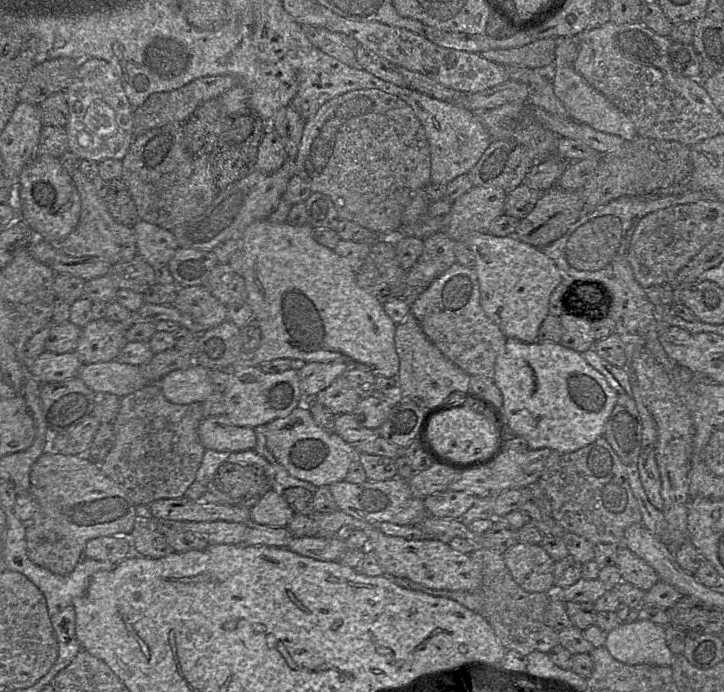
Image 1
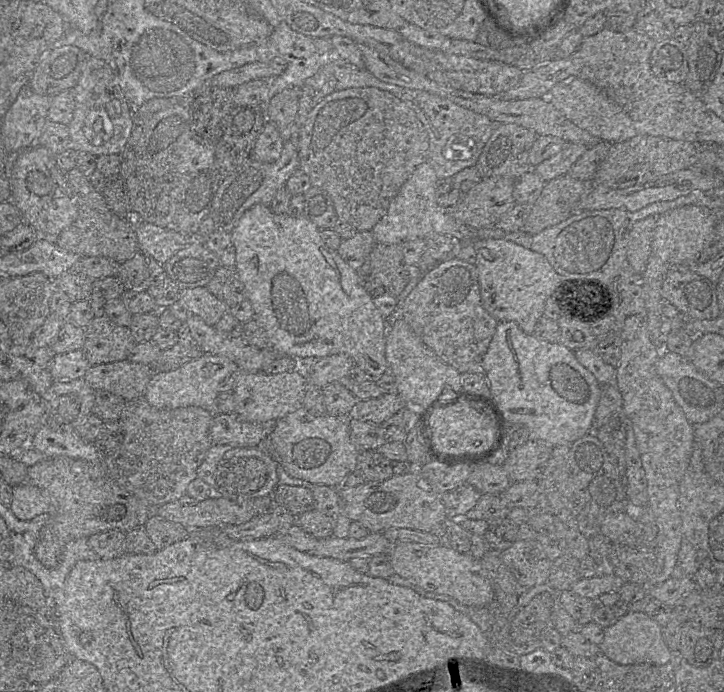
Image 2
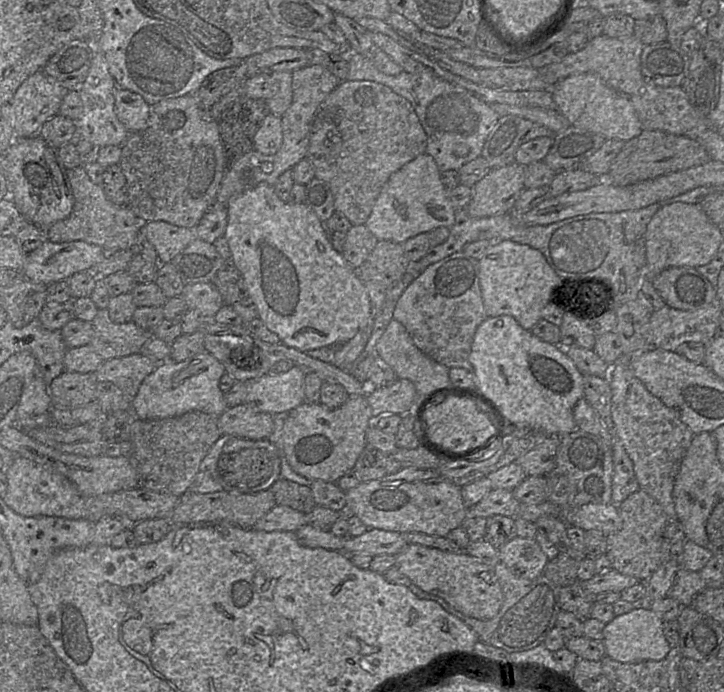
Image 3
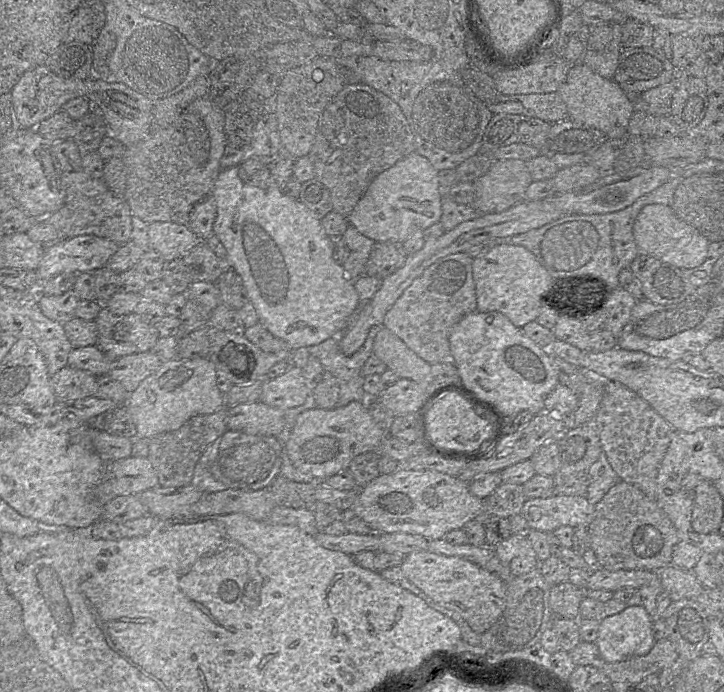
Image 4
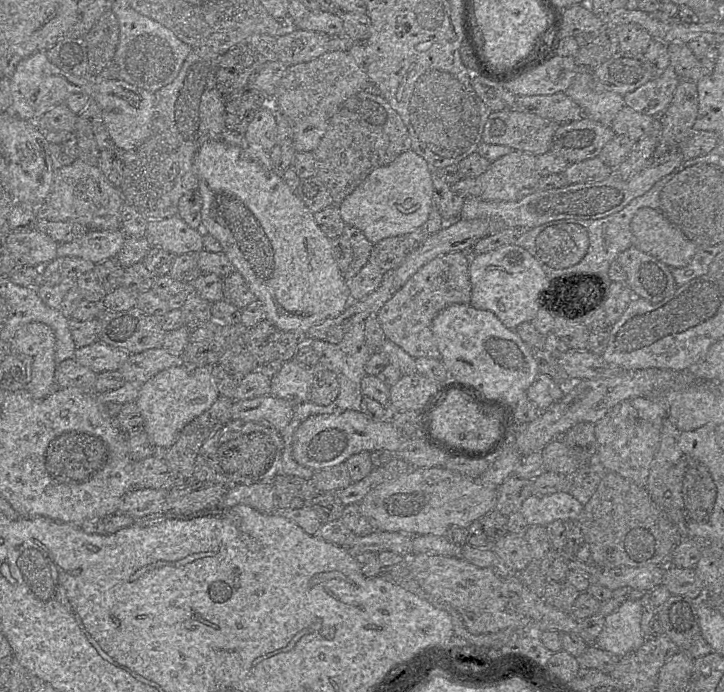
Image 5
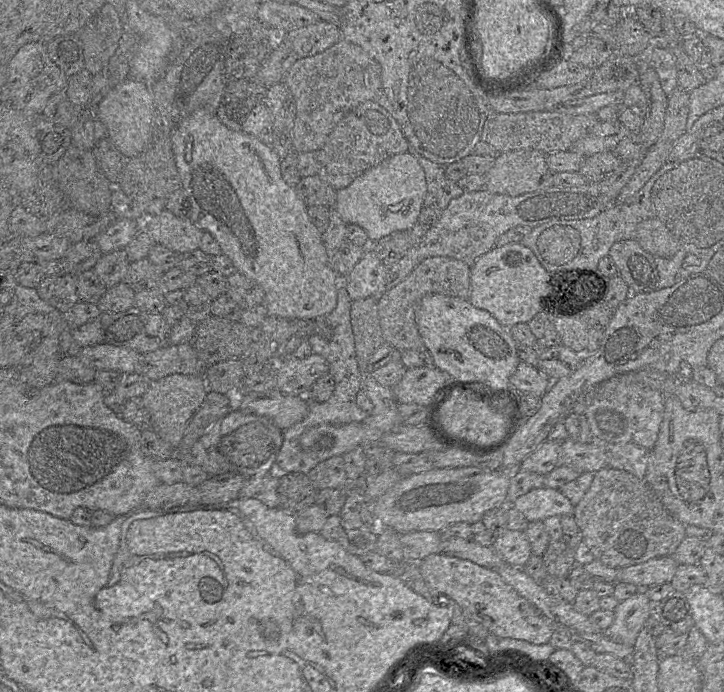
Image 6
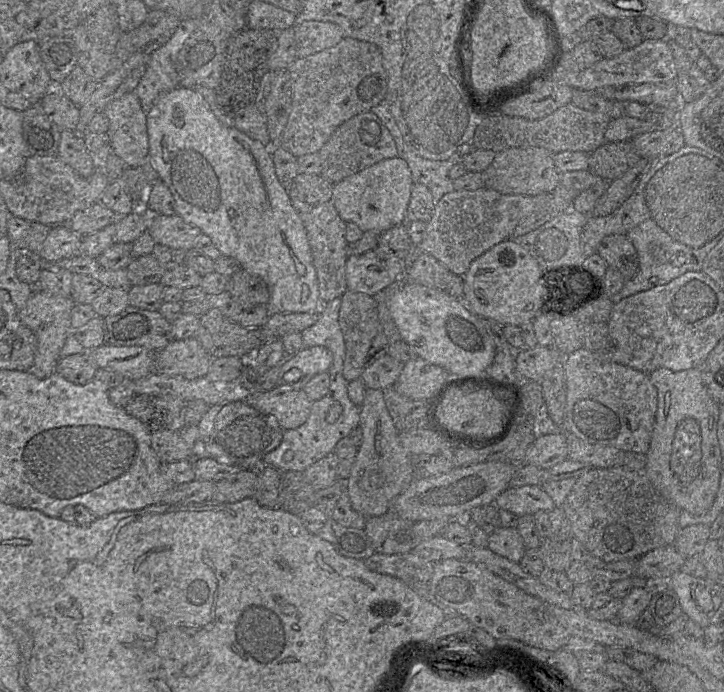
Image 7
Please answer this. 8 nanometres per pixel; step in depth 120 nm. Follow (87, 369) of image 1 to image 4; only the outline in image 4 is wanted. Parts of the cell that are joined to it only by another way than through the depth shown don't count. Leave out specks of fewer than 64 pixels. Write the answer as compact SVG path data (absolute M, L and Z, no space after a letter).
M154 351L130 354L114 359L108 375L131 393L144 379L156 372L163 362Z

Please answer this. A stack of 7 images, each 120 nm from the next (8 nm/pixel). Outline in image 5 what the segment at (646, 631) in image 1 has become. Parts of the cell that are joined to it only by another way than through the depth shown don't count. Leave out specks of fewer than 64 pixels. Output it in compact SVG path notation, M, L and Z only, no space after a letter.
M627 600L605 617L595 645L617 658L638 650L646 641L641 629L642 607L640 601Z

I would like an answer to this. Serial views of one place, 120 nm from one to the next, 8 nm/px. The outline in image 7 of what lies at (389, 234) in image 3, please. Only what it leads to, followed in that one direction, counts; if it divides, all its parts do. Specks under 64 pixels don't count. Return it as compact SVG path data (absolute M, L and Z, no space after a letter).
M385 159L333 184L330 201L346 223L356 224L363 233L382 233L406 221L413 183L411 171L403 159Z

